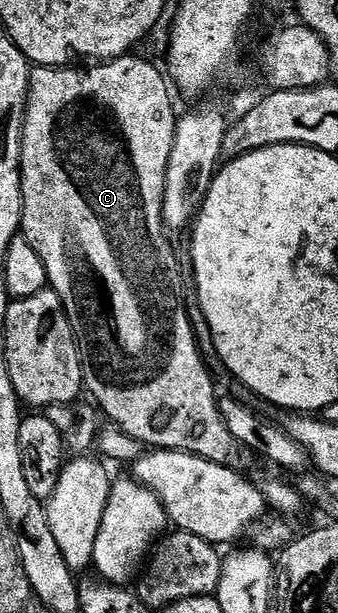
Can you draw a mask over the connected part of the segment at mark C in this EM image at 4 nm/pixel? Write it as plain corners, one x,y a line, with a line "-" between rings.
124,56
91,64
88,70
74,70
74,65
35,66
31,71
31,88
27,91
27,112
23,115
23,159
21,160
21,188
23,189
23,225
22,237
37,248
37,256
45,264
50,289
57,292
63,301
65,312
75,329
79,340
79,349
83,355
83,385
86,393
95,397
94,405
104,410
116,427
133,440
142,442
144,447
157,450
184,450
186,454
196,454
213,464
221,464
230,470
247,472
257,455
236,440
233,432
225,424
219,411
219,398
215,394
215,382
199,355
200,343
195,336
192,315
187,315
187,306
183,303
183,270
179,267
179,258
171,247
169,231
163,224
163,201
167,169
173,156
177,113
171,103
169,78
147,58

